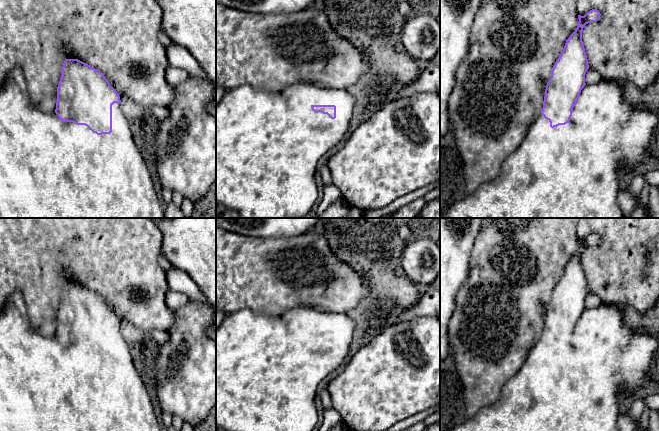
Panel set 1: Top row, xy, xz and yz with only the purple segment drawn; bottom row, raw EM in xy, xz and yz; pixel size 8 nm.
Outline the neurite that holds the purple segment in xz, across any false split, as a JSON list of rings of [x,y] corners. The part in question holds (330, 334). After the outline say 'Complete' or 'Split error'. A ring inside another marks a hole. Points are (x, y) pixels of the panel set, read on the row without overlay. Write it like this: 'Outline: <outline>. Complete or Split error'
Outline: [[[311,307],[293,308],[278,317],[256,313],[249,308],[227,315],[216,329],[216,427],[225,431],[315,431],[319,422],[315,400],[318,385],[348,356],[355,326],[347,313],[324,313]]]. Split error

